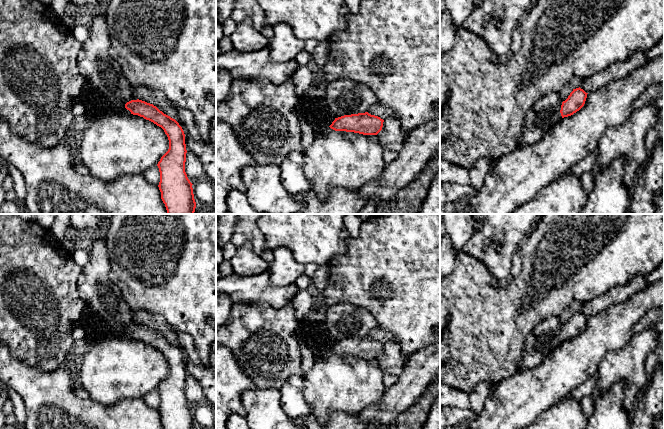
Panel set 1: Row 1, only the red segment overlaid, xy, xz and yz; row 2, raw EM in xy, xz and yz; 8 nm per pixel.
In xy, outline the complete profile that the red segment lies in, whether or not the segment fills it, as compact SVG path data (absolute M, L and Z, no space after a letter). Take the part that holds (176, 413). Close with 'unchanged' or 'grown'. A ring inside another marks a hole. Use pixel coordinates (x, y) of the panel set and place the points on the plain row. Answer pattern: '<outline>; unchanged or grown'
M131 324L125 332L161 351L169 364L169 373L157 390L160 396L159 414L165 429L196 429L192 407L185 396L185 358L179 347L164 338L153 328L142 324Z; unchanged

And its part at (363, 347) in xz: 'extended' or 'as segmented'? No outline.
as segmented

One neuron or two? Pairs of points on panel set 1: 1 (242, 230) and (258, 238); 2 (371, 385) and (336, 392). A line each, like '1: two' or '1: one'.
1: one
2: one

